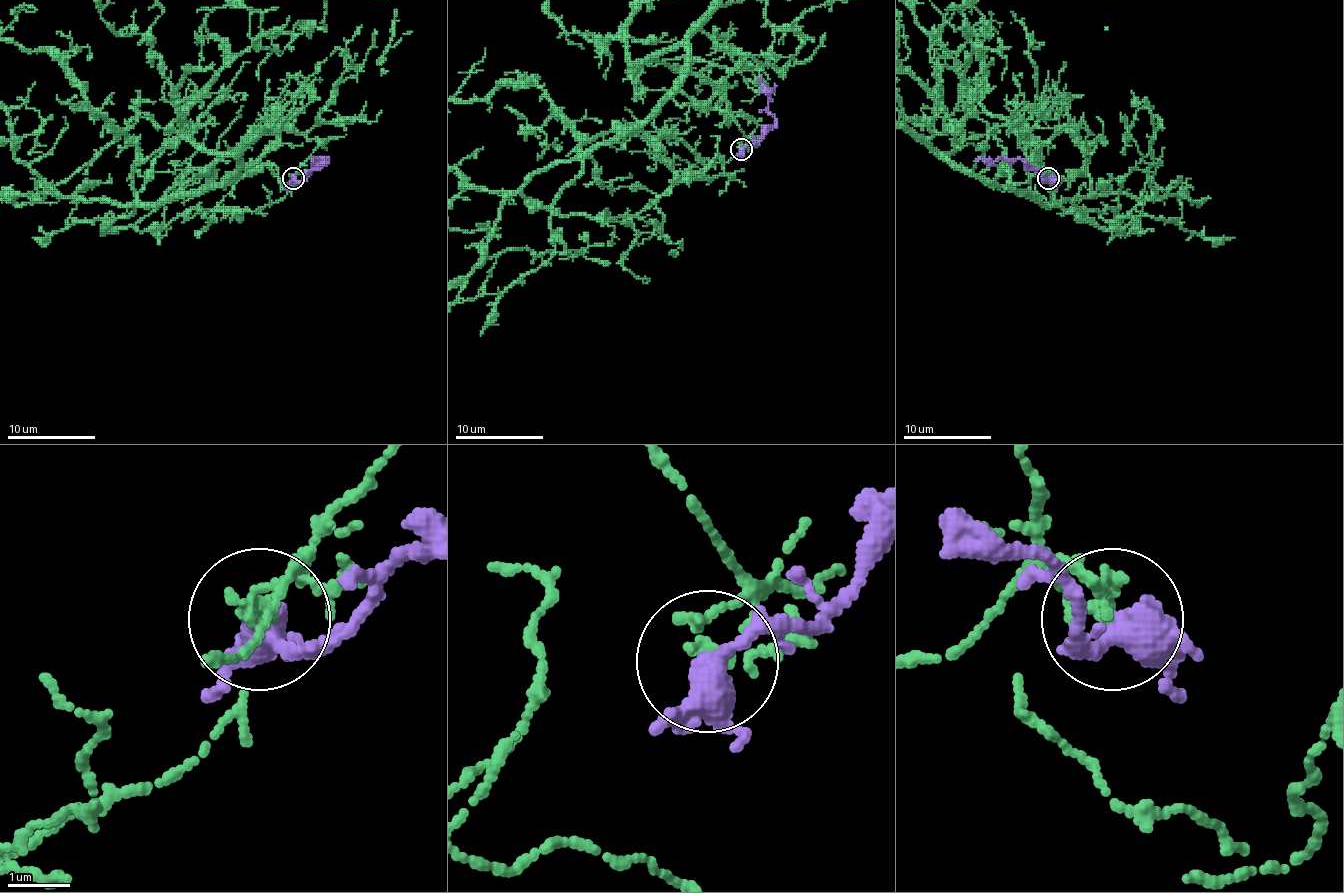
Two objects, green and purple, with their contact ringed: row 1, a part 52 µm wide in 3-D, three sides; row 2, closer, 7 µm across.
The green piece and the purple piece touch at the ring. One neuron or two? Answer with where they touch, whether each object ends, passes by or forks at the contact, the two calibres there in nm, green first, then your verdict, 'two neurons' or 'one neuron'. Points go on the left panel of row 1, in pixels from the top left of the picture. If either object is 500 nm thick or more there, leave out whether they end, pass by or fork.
at (293, 178); green passes by; purple forks there; 150 nm thick on the green side, 360 nm on the other; two neurons

